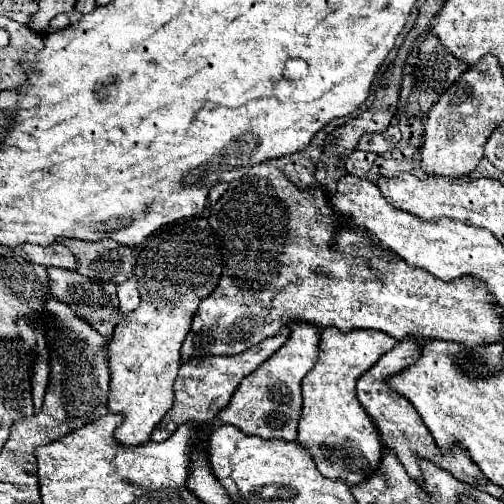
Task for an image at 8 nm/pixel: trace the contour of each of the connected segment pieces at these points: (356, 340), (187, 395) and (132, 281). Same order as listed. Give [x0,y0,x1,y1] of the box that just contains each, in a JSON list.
[[298,327,396,485],[151,325,290,441],[117,277,141,315]]

